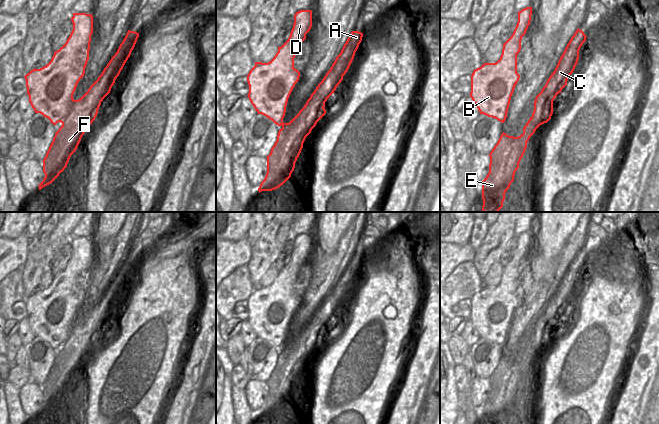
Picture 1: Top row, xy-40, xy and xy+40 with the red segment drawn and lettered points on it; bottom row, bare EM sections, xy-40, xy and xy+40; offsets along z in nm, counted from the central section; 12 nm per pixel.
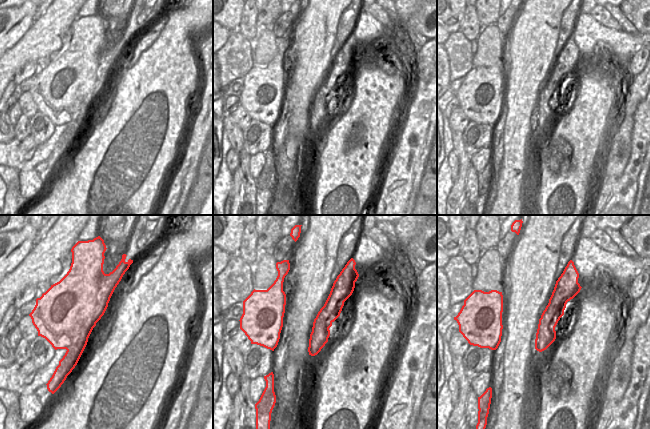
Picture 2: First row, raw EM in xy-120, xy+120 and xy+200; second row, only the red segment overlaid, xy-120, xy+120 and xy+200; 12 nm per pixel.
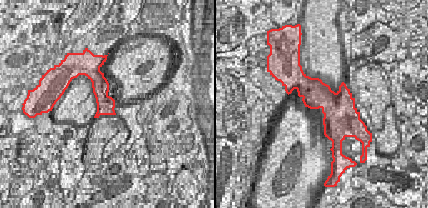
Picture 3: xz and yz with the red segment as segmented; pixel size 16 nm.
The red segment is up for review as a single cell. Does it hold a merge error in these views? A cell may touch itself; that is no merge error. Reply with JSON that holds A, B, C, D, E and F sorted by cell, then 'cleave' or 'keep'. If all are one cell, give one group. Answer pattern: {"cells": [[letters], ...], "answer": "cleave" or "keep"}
{"cells": [["A", "C"], ["B", "D", "E", "F"]], "answer": "cleave"}

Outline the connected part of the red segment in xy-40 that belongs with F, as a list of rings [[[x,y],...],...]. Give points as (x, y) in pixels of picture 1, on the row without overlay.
[[[73,237],[71,245],[73,254],[66,267],[54,276],[51,285],[24,300],[29,326],[35,337],[42,338],[53,349],[62,347],[43,383],[45,401],[38,410],[39,414],[51,408],[67,391],[104,323],[99,317],[108,296],[106,292],[80,323],[73,323],[89,284],[93,240]]]

